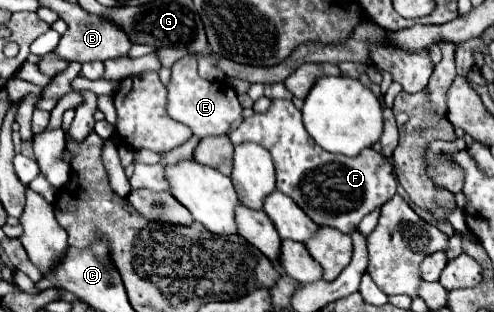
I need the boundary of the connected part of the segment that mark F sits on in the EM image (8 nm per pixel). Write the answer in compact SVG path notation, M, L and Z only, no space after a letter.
M274 99L268 111L254 113L250 119L244 119L234 131L230 131L228 137L234 145L242 141L256 141L266 147L274 159L276 189L292 197L296 205L318 225L352 233L364 215L396 195L396 175L392 165L386 163L380 153L364 149L356 157L346 157L324 151L308 135L302 125L302 113L288 99Z

